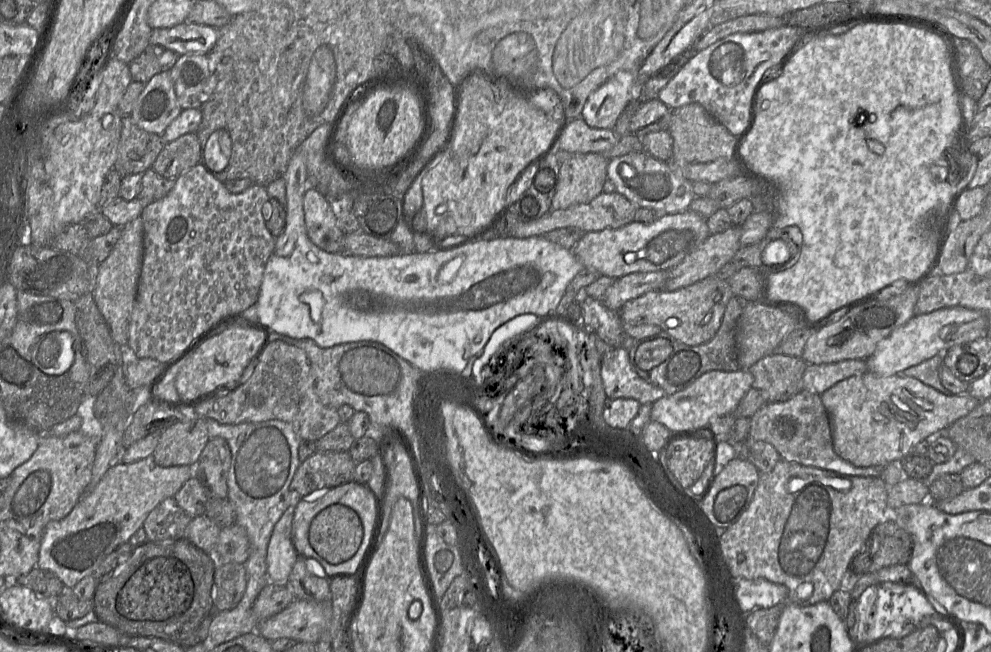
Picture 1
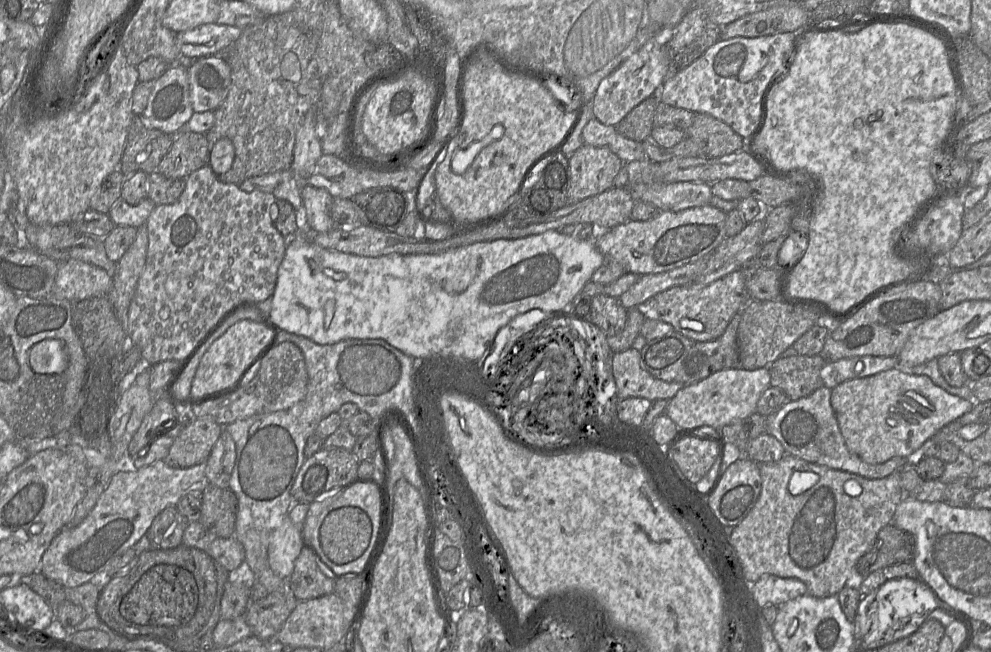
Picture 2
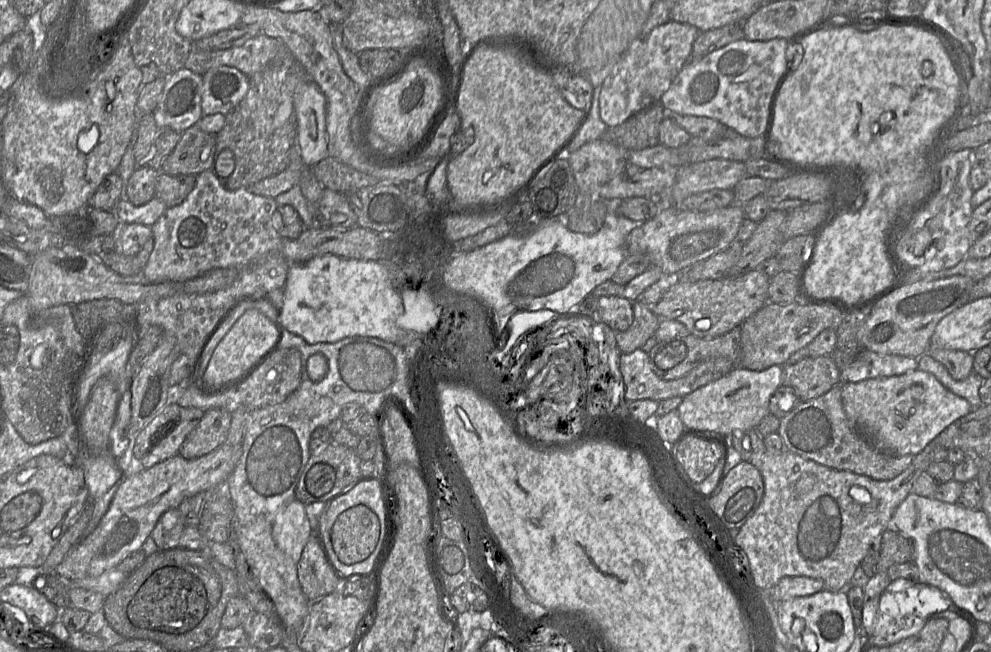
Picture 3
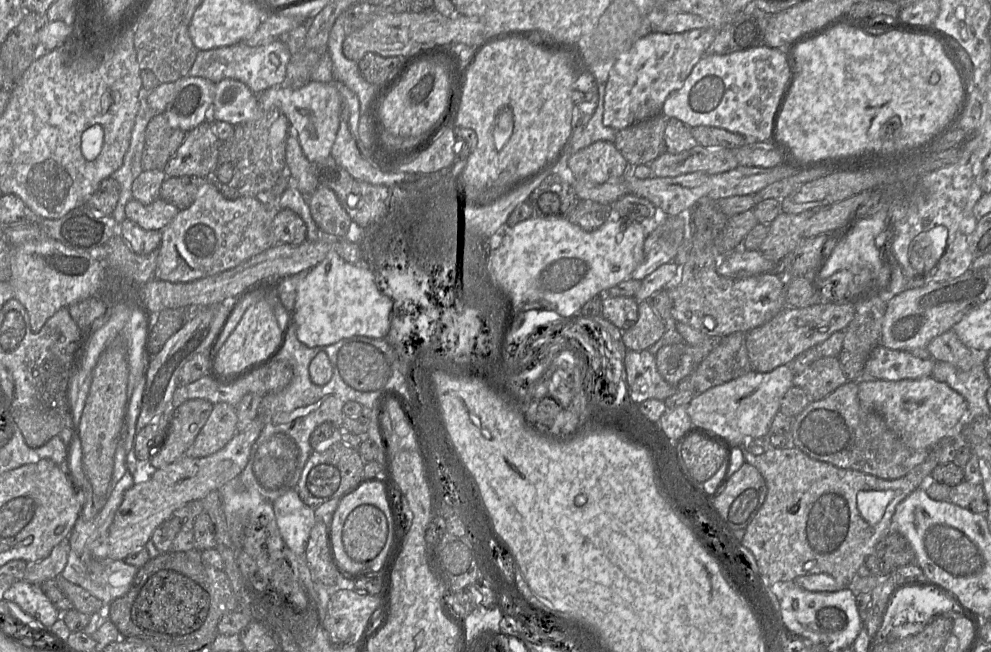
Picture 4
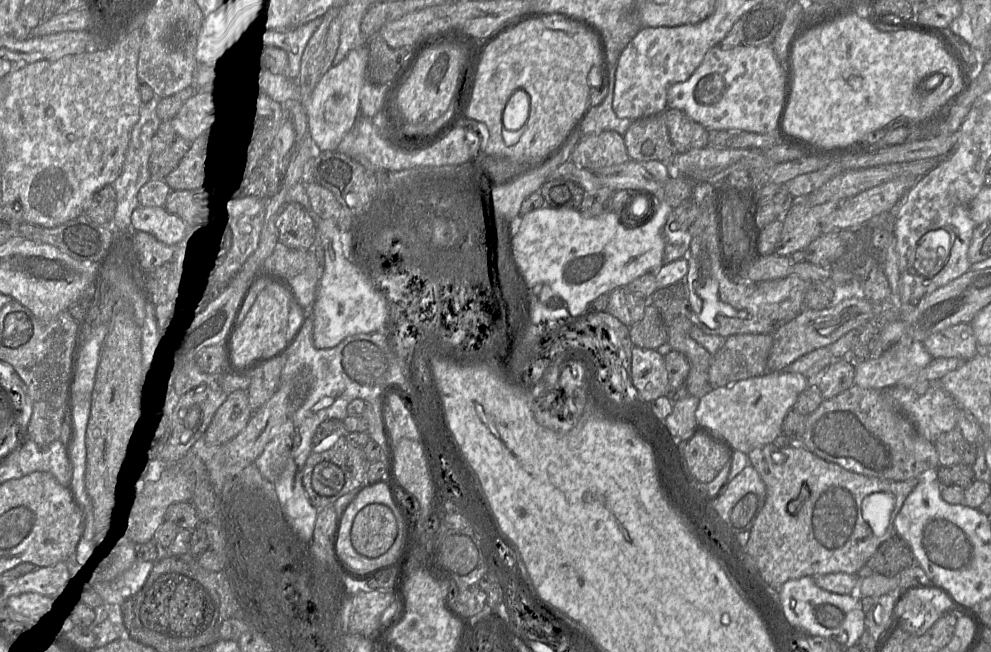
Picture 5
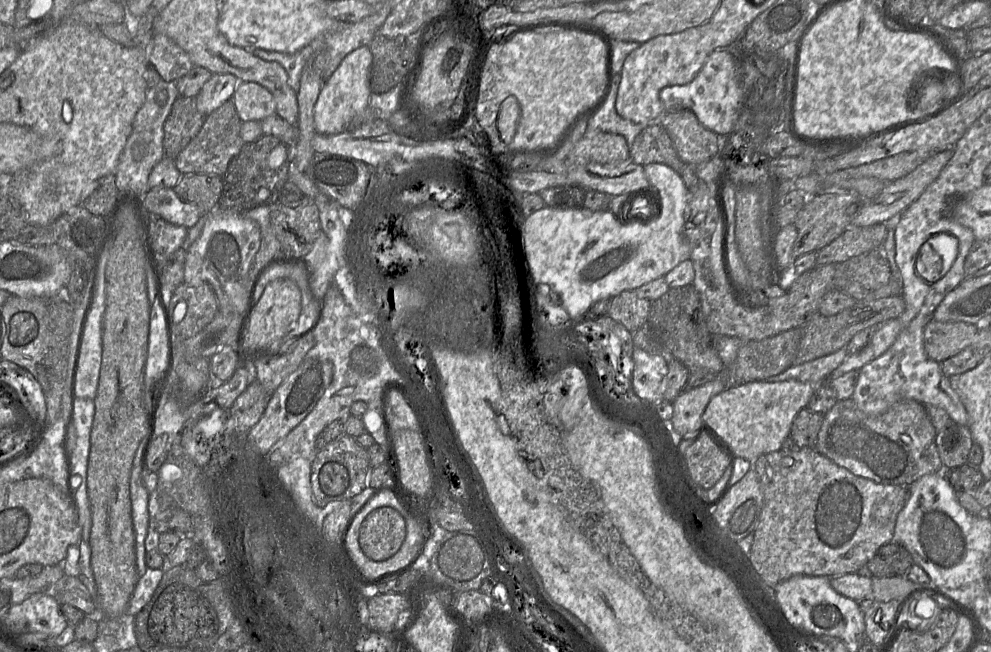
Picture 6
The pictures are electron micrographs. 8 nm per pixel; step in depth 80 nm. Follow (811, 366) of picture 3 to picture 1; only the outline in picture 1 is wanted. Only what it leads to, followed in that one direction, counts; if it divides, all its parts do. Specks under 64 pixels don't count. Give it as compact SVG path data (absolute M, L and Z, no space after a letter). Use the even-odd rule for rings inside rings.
M774 352L761 358L749 369L754 377L752 388L757 389L767 403L788 400L803 391L803 375L807 366L801 357Z

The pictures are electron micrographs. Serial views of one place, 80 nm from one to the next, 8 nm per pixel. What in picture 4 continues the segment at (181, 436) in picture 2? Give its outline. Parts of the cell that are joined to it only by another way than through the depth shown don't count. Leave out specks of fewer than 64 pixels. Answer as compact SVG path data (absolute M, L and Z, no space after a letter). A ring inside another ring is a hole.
M228 403L214 405L206 423L200 430L185 456L202 458L224 447L237 433L237 414Z

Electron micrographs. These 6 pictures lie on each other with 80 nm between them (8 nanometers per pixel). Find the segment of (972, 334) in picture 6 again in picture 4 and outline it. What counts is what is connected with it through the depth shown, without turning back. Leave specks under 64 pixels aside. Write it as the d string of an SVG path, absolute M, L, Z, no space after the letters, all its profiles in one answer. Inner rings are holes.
M952 329L931 340L927 350L934 361L947 362L963 370L972 367L973 350L960 340Z

